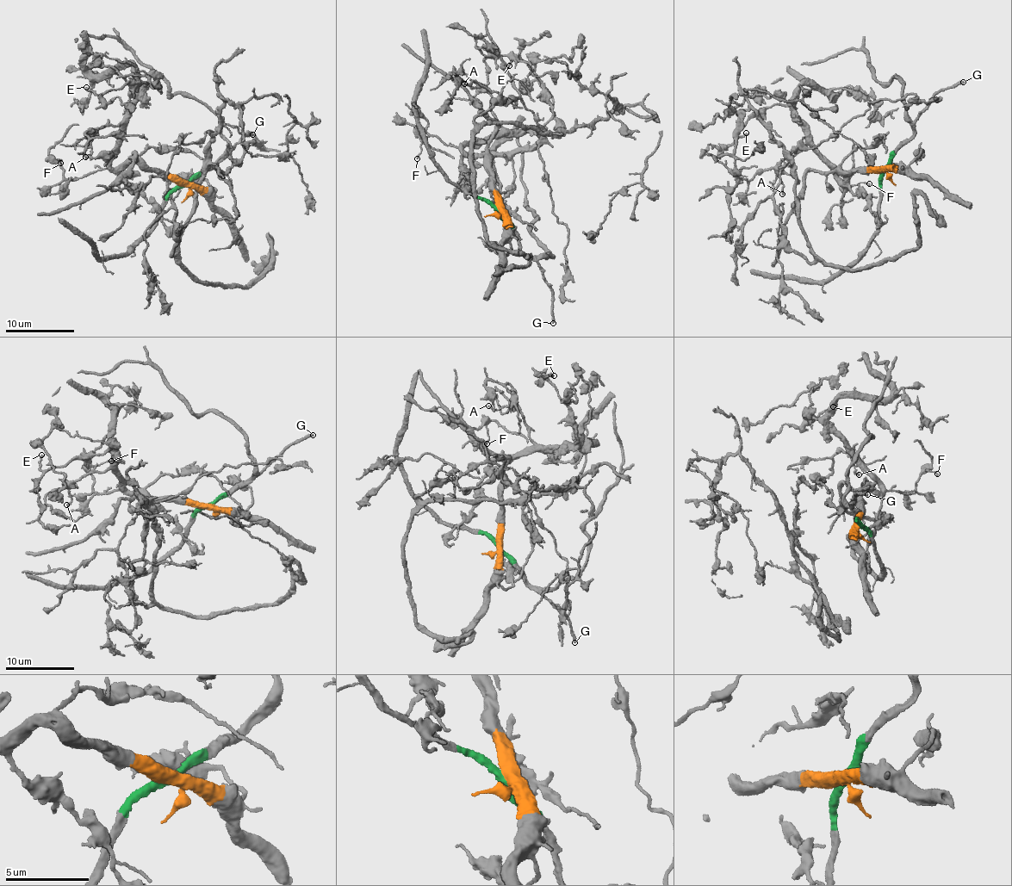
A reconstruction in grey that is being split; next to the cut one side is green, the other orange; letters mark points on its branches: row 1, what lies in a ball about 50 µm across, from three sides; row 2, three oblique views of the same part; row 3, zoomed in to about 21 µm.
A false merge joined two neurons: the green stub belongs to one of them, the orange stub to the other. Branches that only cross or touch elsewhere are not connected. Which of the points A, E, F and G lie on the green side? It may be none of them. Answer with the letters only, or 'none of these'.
G

